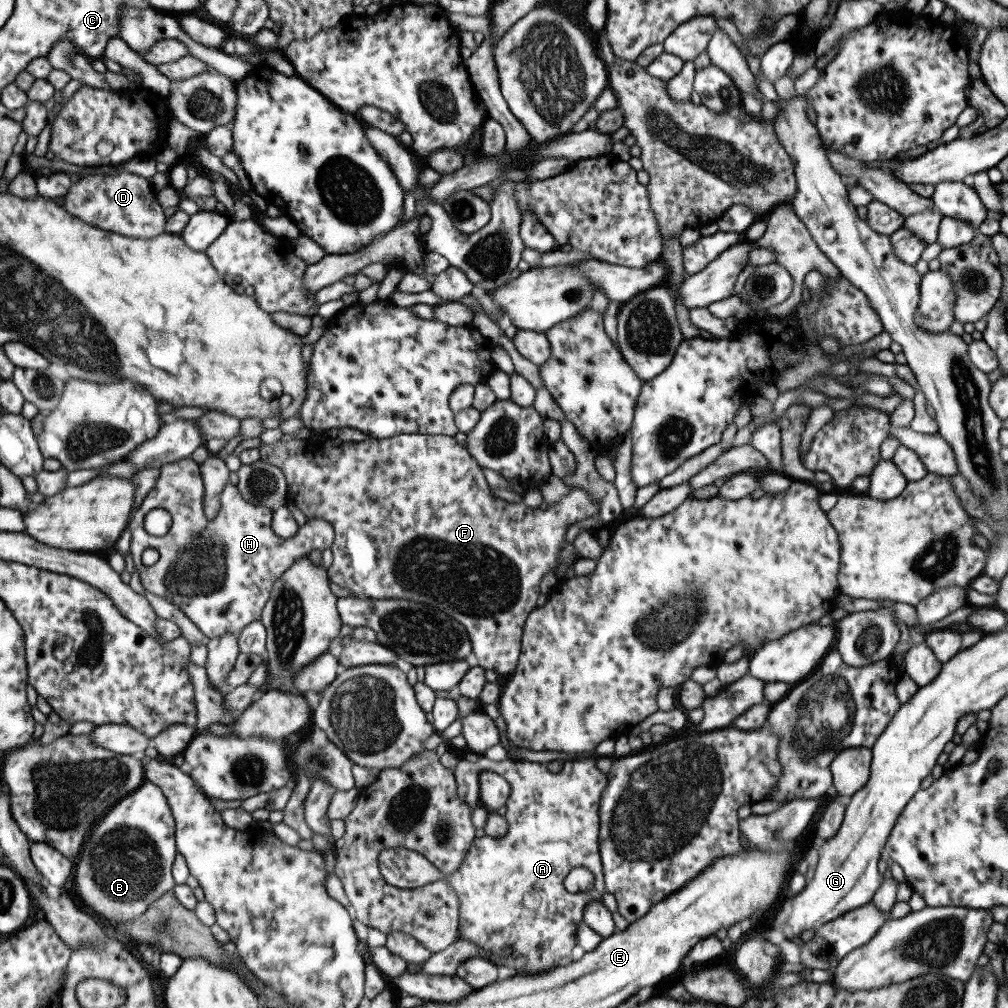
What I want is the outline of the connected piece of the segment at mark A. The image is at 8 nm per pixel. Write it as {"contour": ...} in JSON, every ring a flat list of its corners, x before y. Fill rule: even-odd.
{"contour":[[481,756,475,762,467,762,467,760,459,759,455,769,453,770,455,787,457,788,457,798,465,803,465,805,471,806,471,808,473,808,473,804,478,802,478,774,481,771,493,772,508,782,510,786,510,793,504,804,506,808,504,818,507,821,507,832,505,832,505,834,499,839,491,839,487,836,479,838,475,837,472,842,472,846,469,846,467,852,465,852,465,856,463,856,463,860,461,860,459,868,457,868,455,872,451,872,447,878,443,878,443,874,441,874,439,870,437,870,429,861,427,861,427,859,425,859,421,853,401,847,385,847,385,849,378,851,379,857,377,857,377,864,380,875,382,876,382,880,391,886,396,886,397,888,411,889,419,888,419,886,436,882,439,879,445,879,445,883,447,883,447,885,449,885,449,887,455,891,455,896,457,897,457,901,459,901,459,926,457,928,457,931,459,931,459,939,473,942,475,945,477,945,477,947,479,947,479,949,485,949,485,951,487,951,487,961,493,963,495,966,503,965,513,968,514,970,523,968,525,969,523,970,523,973,526,973,527,976,530,976,530,974,540,974,540,972,546,972,547,970,550,970,551,967,569,962,571,948,573,948,573,945,576,943,575,929,577,929,577,923,579,923,579,921,581,921,583,918,583,909,585,909,585,905,587,905,589,901,593,901,595,899,601,900,602,895,605,892,605,884,602,876,602,868,599,856,599,842,597,842,597,835,599,834,599,818,597,816,597,807,599,807,598,804,599,799,601,799,601,791,603,791,603,787,605,787,607,780,605,774,600,774,596,767,597,766,595,766,594,757,581,760,576,758,564,760,561,764,561,770,559,770,559,772,555,772,555,774,547,770,546,763,516,760,510,757,502,761,489,760,484,756],[577,866,583,866,585,870,589,870,589,872,591,872,591,876,593,876,593,887,589,887,589,889,583,889,583,891,577,891,577,893,570,893,569,891,565,890,565,887,563,887,563,879,565,876,567,876,567,874,569,874,569,870,573,870,573,868]]}

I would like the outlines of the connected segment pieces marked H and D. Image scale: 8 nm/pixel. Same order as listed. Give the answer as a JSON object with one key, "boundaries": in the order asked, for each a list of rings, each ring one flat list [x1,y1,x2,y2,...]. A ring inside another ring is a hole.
{"boundaries":[[[190,457,162,464,154,486,130,516,127,528,131,536,129,552,133,567,144,590,171,601,209,640,223,634,238,635,247,624,258,621,261,618,261,609,271,593,273,581,279,579,297,558,308,556,313,549,322,551,329,548,334,531,331,524,321,518,306,518,305,524,298,527,294,536,278,538,271,531,270,507,251,505,251,502,242,498,236,485,228,482,220,491,218,514,208,520,203,511,204,490,198,464],[153,508,161,508,170,515,171,525,164,536,150,536,143,530,143,516],[145,548,154,548,159,553,158,561,152,566,143,566,141,563,141,553]],[[114,169,110,174,80,176,63,195,61,206,67,213,101,230,124,237,149,239,163,233,166,219,163,207,155,196,156,190,151,187,148,179,131,171]]]}

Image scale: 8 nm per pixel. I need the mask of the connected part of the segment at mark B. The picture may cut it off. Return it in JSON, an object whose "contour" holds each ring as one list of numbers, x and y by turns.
{"contour":[[144,779,136,789,112,806,83,840,75,862,75,888,85,905,109,920,129,923,163,893,175,886,171,866,177,850,174,844,174,820,166,798,151,781]]}

